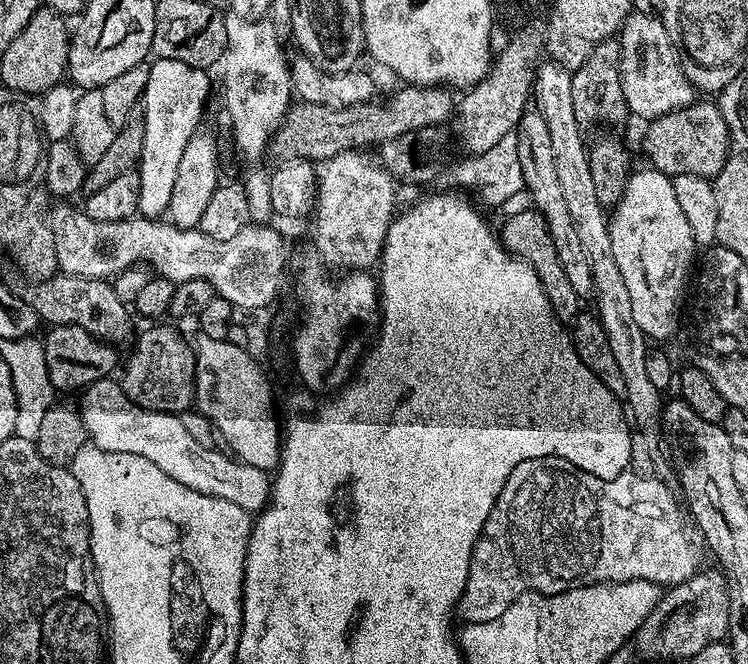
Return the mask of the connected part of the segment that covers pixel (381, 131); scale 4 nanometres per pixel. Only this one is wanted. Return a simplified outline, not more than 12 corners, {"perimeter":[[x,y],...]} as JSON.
{"perimeter":[[400,86],[385,104],[296,102],[271,139],[277,161],[325,162],[438,128],[444,86]]}

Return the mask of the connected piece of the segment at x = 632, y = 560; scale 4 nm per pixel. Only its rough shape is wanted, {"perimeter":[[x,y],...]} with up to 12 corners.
{"perimeter":[[518,462],[472,548],[464,624],[525,592],[686,582],[674,492]]}

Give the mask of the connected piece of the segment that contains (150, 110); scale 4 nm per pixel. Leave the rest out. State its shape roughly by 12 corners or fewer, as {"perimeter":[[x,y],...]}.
{"perimeter":[[153,59],[137,213],[160,218],[209,73]]}

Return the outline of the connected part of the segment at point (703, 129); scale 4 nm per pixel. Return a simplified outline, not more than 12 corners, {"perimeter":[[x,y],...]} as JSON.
{"perimeter":[[711,99],[645,128],[647,163],[712,180],[728,127]]}

